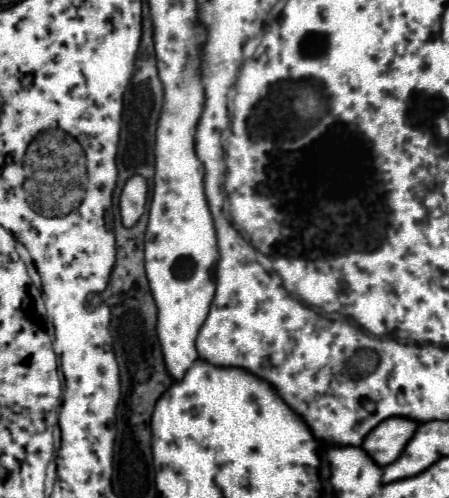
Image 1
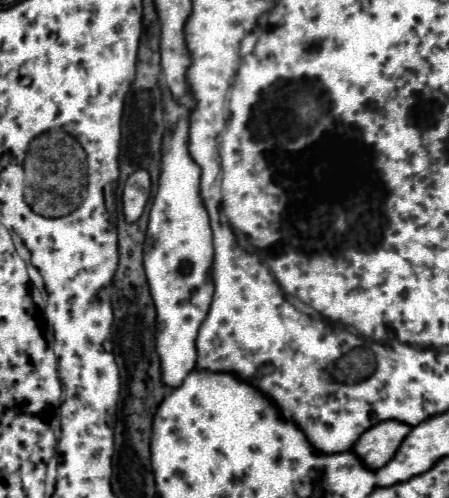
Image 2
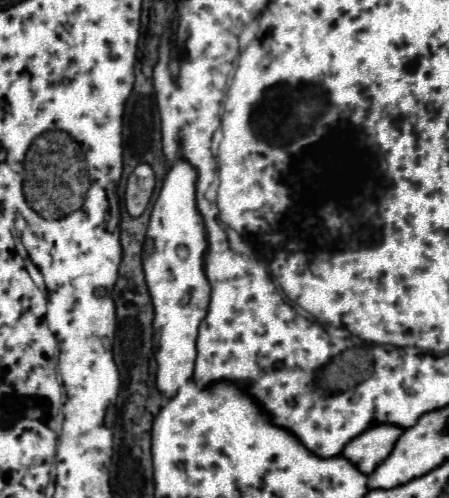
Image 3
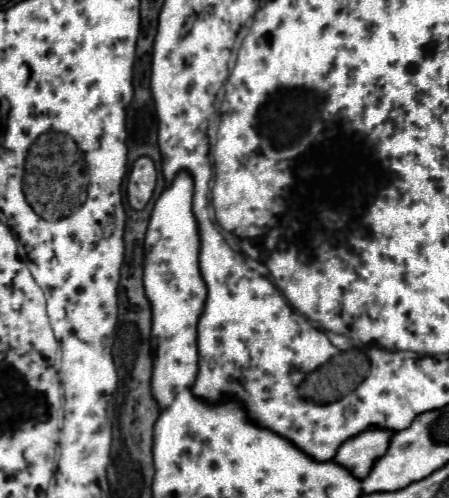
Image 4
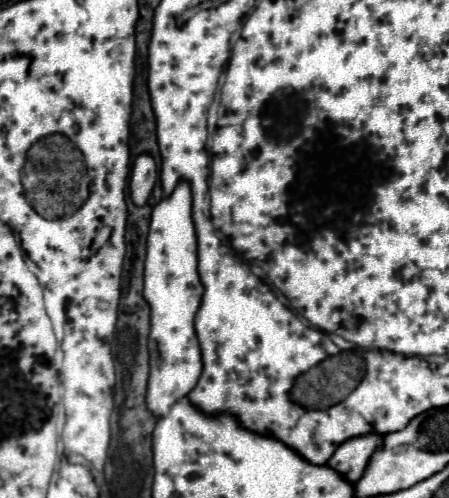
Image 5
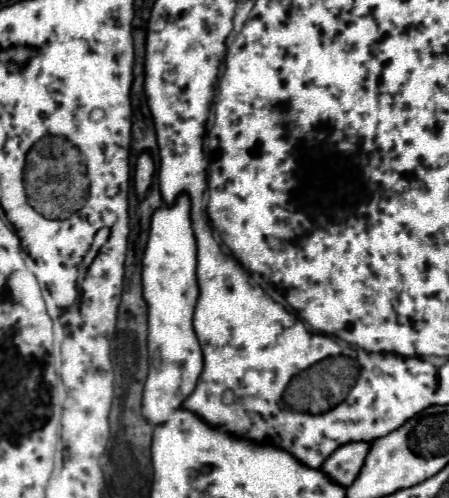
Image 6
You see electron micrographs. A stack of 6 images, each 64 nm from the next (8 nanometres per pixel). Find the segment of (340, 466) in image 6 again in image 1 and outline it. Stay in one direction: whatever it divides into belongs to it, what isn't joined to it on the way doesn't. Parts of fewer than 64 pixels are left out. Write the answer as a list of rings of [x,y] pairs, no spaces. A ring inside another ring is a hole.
[[[394,416],[380,422],[362,442],[362,448],[374,458],[376,464],[388,466],[392,464],[406,448],[414,432],[418,430],[420,422],[412,418]]]

